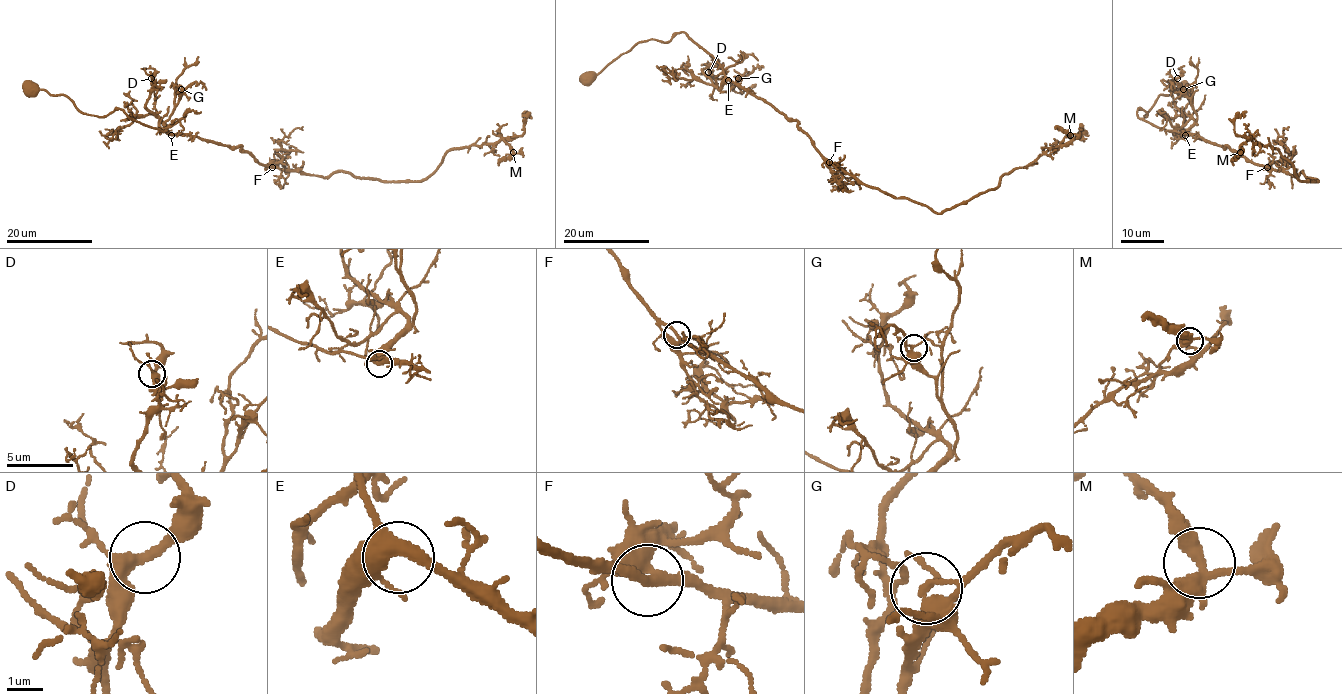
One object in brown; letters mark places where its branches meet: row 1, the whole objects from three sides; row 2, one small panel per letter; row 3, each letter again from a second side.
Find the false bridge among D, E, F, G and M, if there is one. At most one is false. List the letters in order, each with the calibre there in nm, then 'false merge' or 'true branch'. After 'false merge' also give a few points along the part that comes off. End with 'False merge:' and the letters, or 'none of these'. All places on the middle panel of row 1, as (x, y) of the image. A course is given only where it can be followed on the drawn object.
D: 280 nm thick; true branch
E: 360 nm thick; true branch
F: 240 nm thick; true branch
G: 300 nm thick; true branch
M: 280 nm thick; true branch
False merge: none of these

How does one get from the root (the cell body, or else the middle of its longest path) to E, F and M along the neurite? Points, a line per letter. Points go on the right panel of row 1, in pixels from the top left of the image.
E: (1184, 89), (1161, 94), (1146, 117), (1141, 109), (1137, 116), (1185, 135)
F: (1184, 89), (1161, 94), (1146, 117), (1141, 109), (1137, 116), (1168, 131), (1195, 134), (1227, 146), (1267, 167)
M: (1184, 89), (1137, 116), (1318, 181), (1301, 181), (1271, 146), (1248, 139), (1240, 152)

